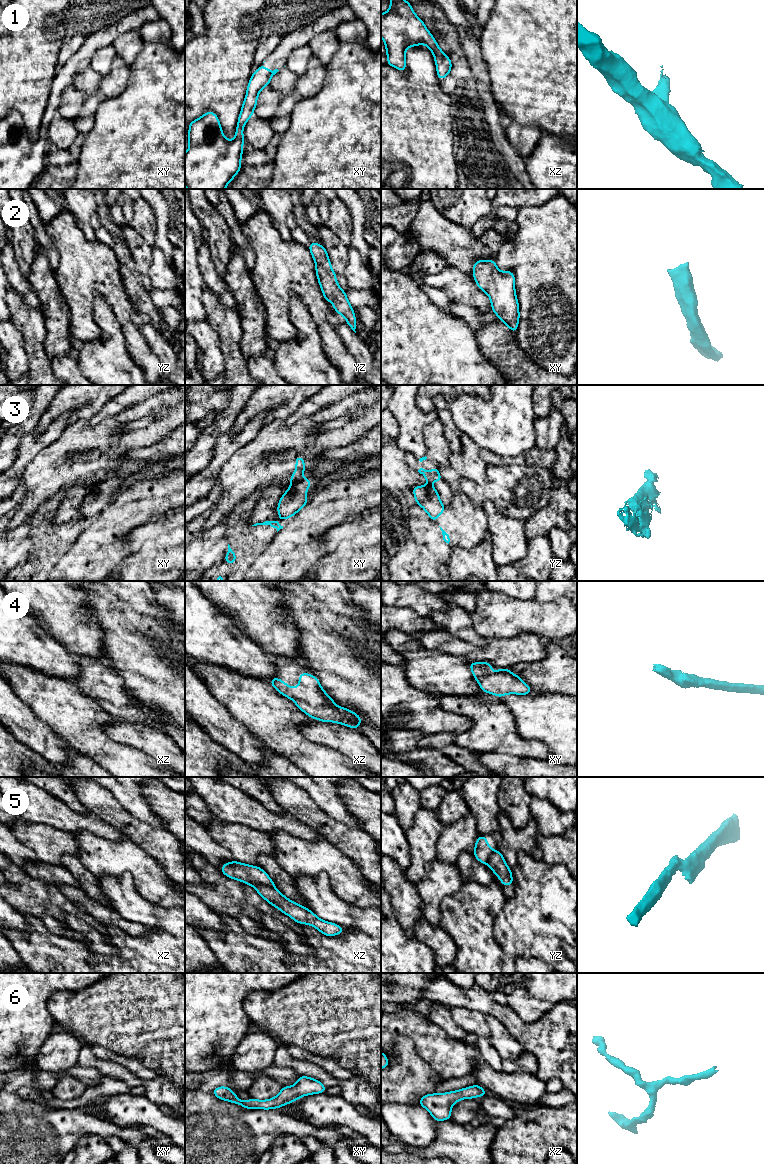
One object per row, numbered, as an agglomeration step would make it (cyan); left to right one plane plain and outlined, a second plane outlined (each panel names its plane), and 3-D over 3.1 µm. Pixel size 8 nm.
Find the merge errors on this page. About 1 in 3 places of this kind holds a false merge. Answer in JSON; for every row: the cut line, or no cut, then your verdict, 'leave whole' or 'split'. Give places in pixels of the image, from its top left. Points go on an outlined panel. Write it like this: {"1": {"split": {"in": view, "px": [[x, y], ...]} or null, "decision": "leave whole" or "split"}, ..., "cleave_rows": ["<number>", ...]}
{"1": {"split": null, "decision": "leave whole"}, "2": {"split": null, "decision": "leave whole"}, "3": {"split": {"in": "xy", "px": [[301, 479], [293, 483]]}, "decision": "split"}, "4": {"split": null, "decision": "leave whole"}, "5": {"split": {"in": "xz", "px": [[253, 886], [267, 885], [274, 888]]}, "decision": "split"}, "6": {"split": null, "decision": "leave whole"}, "cleave_rows": ["3", "5"]}

